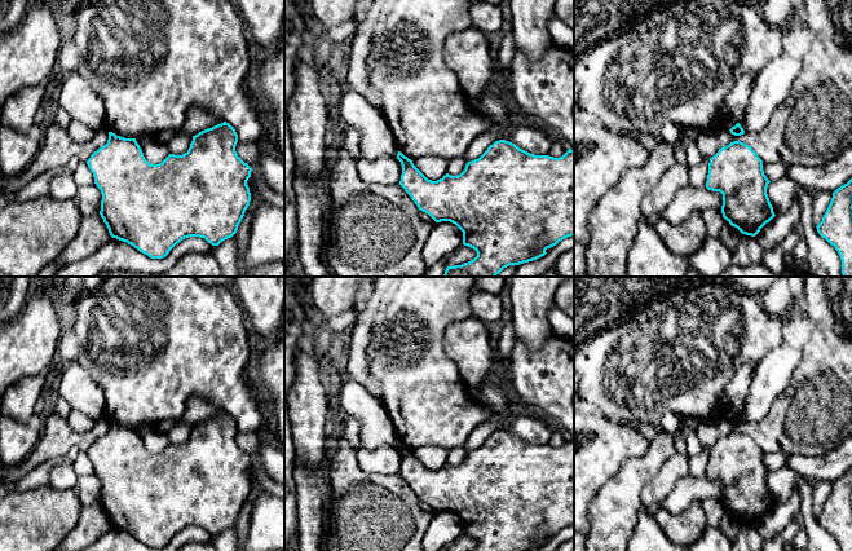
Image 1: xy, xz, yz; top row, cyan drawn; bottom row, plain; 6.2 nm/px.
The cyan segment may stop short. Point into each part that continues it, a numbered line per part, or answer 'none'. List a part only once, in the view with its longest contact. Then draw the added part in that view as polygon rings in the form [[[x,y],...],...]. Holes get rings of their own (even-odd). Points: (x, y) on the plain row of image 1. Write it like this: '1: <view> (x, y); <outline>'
none

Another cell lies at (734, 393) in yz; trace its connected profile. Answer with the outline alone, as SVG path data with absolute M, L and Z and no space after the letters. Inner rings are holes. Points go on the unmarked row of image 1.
M746 361L724 388L720 405L721 416L730 419L742 409L755 375L755 365Z

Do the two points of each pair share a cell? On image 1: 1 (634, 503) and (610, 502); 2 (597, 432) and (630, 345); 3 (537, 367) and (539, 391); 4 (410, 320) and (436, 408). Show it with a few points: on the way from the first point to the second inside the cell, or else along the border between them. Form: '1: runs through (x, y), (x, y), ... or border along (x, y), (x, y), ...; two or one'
1: runs through (628, 503), (616, 502); one
2: border along (601, 414), (607, 418); two
3: runs through (537, 373), (539, 386); one
4: runs through (410, 342), (410, 366), (420, 386); one

